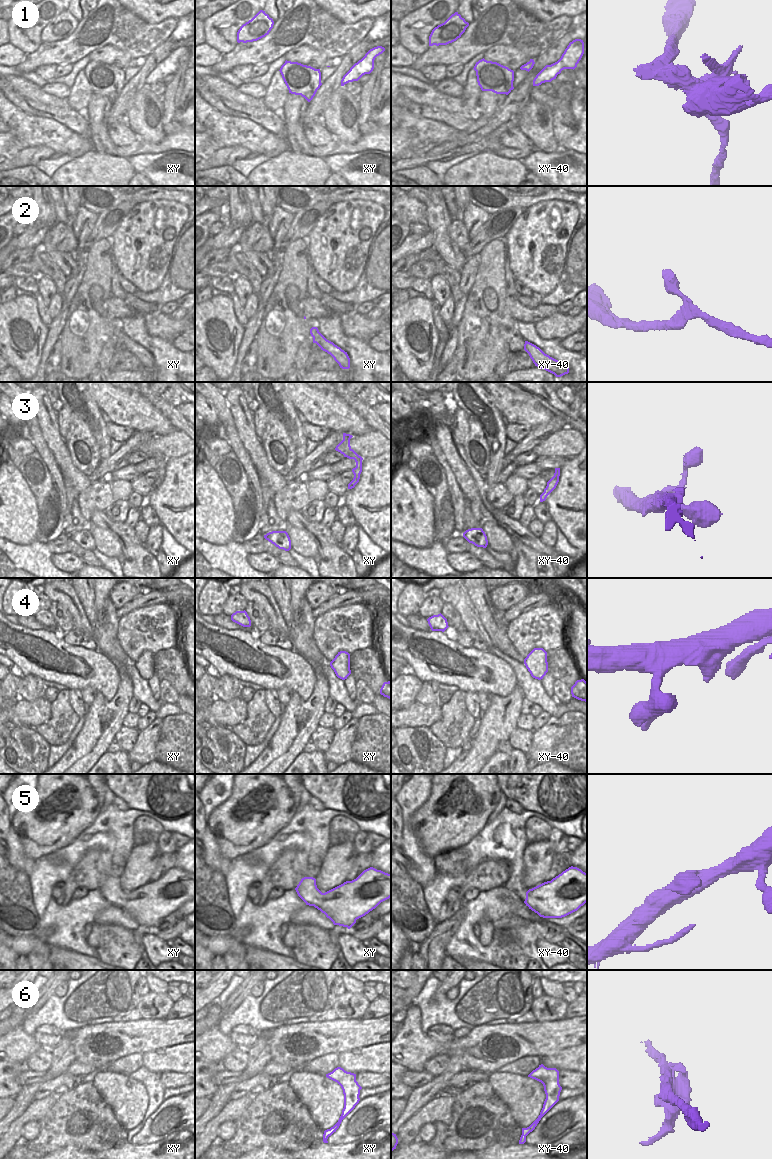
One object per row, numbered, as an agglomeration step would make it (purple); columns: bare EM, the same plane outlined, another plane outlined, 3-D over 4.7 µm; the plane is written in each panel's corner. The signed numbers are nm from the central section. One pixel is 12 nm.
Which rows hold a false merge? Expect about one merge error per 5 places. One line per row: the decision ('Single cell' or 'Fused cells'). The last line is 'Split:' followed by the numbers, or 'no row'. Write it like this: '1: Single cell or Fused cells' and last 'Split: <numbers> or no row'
1: Fused cells
2: Single cell
3: Single cell
4: Single cell
5: Single cell
6: Fused cells
Split: 1, 6

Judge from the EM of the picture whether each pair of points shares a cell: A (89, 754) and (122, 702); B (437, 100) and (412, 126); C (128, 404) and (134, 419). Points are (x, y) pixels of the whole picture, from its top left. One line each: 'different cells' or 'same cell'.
A: same cell
B: different cells
C: same cell

